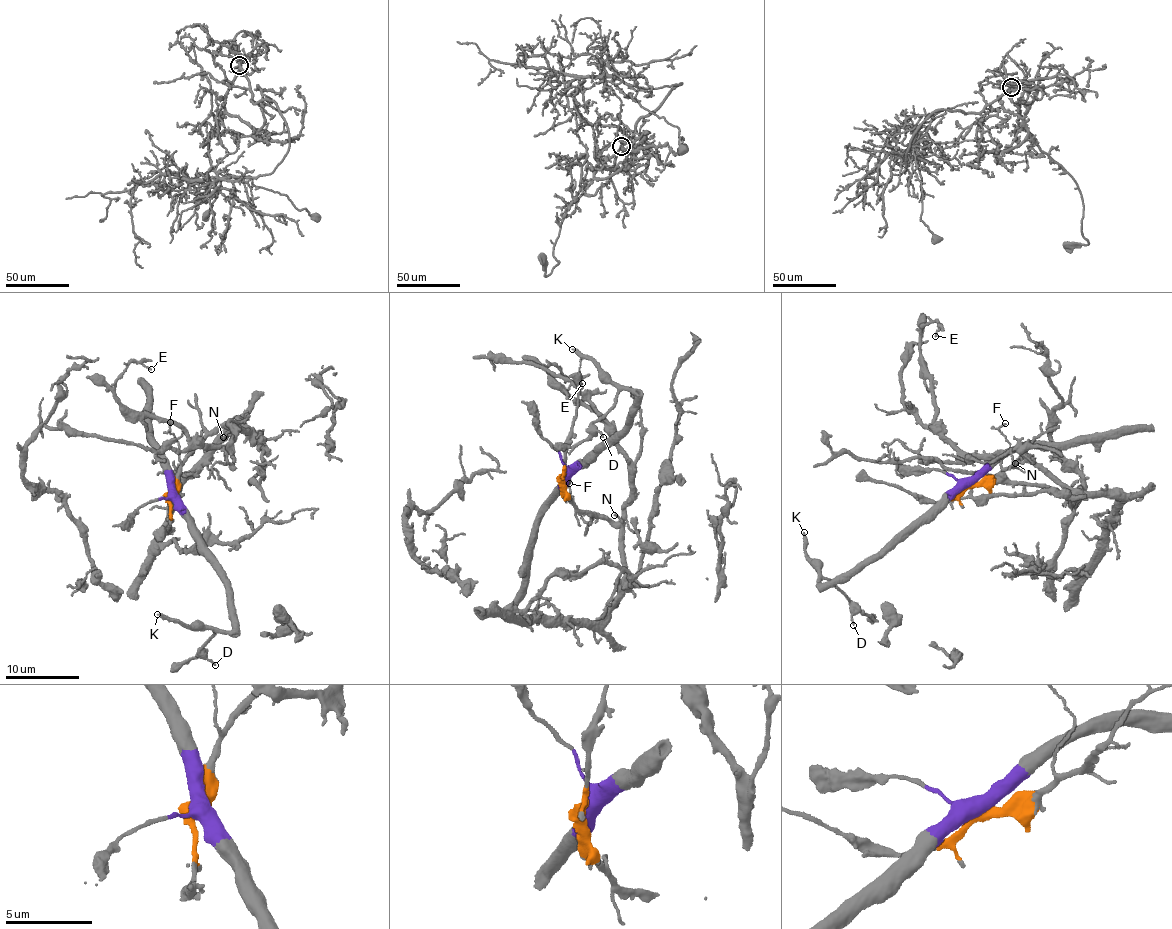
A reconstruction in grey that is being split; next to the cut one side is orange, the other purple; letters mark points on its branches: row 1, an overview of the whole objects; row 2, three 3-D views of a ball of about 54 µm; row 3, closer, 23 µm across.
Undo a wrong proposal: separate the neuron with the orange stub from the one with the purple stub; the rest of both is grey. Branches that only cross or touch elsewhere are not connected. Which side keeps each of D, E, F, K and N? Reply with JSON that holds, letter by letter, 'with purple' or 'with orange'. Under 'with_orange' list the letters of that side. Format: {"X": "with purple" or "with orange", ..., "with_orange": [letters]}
{"D": "with purple", "E": "with orange", "F": "with orange", "K": "with purple", "N": "with orange", "with_orange": ["E", "F", "N"]}

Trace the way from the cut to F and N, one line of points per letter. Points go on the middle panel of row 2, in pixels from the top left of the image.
F: (563, 476), (563, 490), (571, 500), (574, 496), (570, 498), (569, 483)
N: (563, 476), (563, 493), (573, 506), (613, 524), (620, 518), (613, 514)

